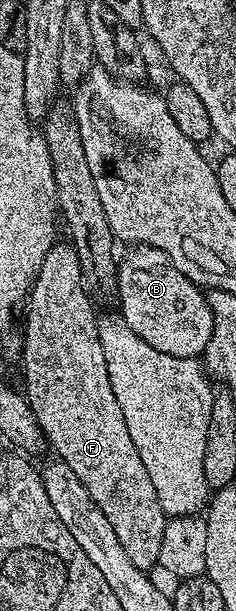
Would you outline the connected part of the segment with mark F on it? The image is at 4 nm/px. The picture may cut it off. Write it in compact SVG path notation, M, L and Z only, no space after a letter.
M57 241L49 250L28 295L26 330L24 329L22 334L23 350L20 355L26 380L24 393L51 451L57 453L55 455L59 461L68 464L84 484L92 500L96 500L100 512L108 516L108 524L112 524L116 537L120 539L124 553L132 559L132 564L150 572L158 566L161 540L168 516L160 508L160 500L156 500L156 488L145 471L144 462L140 460L136 446L132 444L124 414L119 401L116 400L116 394L112 392L108 366L100 343L100 320L98 315L96 316L95 303L83 280L79 257L76 256L71 243L63 242Z

